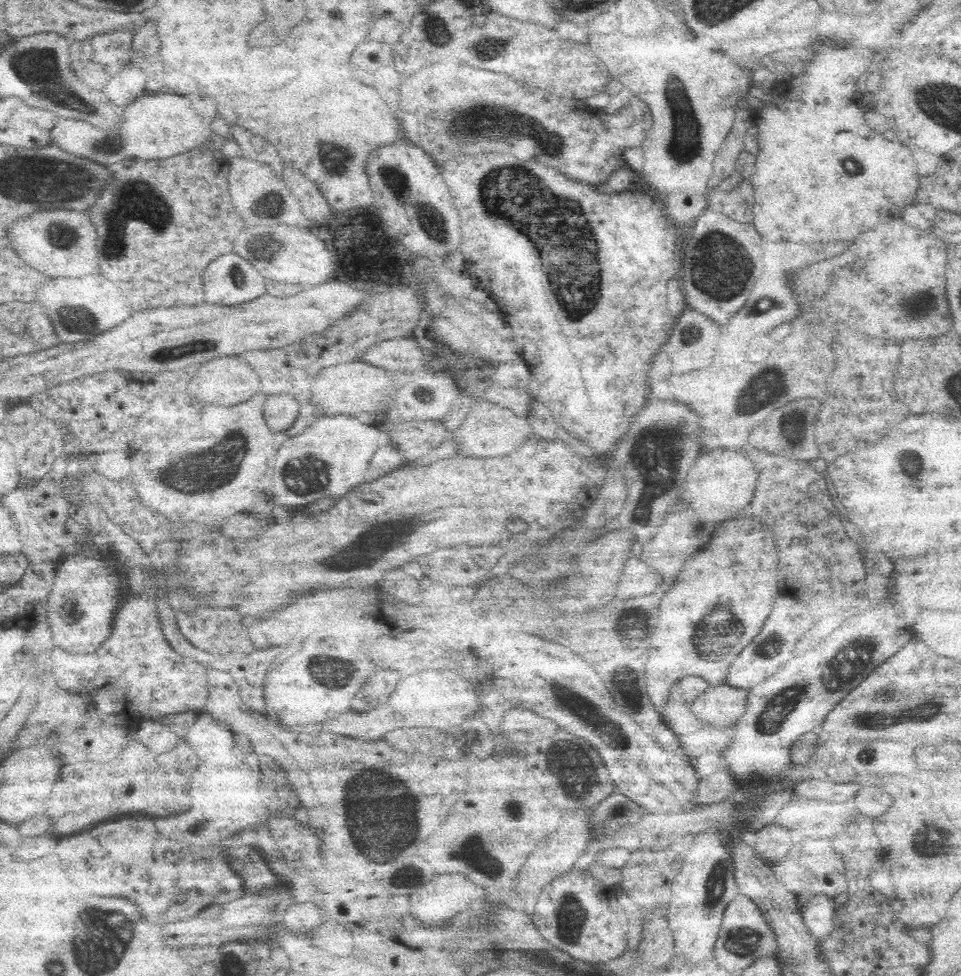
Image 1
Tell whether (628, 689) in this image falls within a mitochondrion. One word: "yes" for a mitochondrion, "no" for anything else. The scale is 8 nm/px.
yes

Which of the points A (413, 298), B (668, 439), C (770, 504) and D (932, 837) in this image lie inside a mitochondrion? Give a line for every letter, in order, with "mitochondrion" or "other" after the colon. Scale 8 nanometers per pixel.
A: other
B: mitochondrion
C: other
D: mitochondrion

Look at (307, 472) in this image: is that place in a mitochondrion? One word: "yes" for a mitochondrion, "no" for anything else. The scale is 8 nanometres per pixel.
yes

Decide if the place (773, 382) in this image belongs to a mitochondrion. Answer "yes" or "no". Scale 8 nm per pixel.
yes

